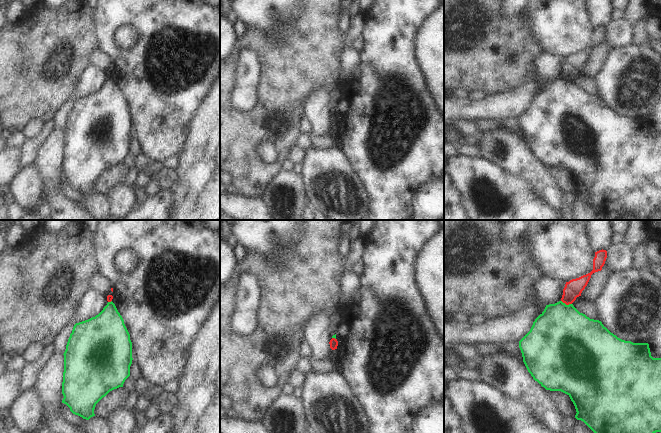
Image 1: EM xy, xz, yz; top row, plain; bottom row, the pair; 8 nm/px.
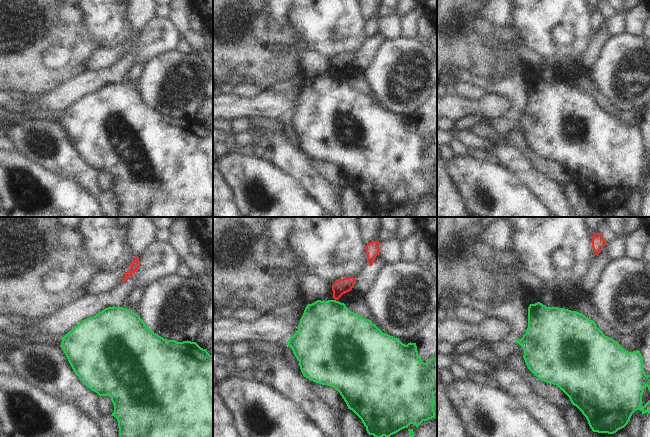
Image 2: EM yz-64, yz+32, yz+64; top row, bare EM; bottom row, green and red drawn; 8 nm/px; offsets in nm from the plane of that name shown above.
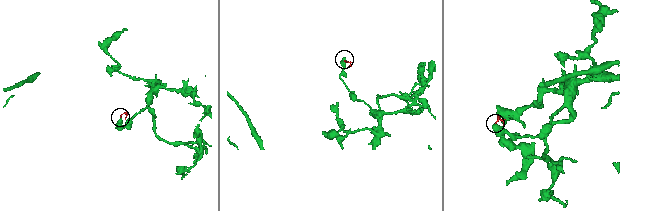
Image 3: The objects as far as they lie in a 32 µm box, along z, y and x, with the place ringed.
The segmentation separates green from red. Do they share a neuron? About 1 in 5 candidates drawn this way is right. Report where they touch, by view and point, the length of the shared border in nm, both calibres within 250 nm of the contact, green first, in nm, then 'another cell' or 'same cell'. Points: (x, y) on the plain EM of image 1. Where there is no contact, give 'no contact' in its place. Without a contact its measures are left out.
yz (565, 80) | 90 nm | 460/140 nm | another cell

